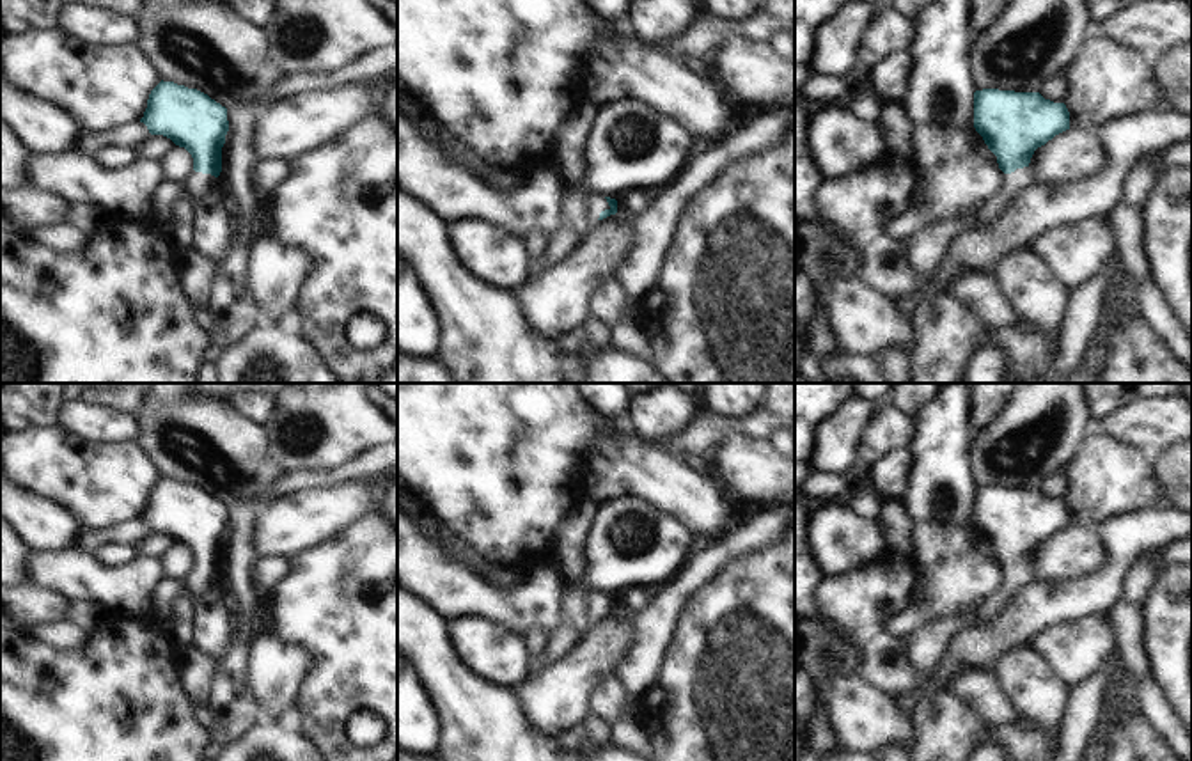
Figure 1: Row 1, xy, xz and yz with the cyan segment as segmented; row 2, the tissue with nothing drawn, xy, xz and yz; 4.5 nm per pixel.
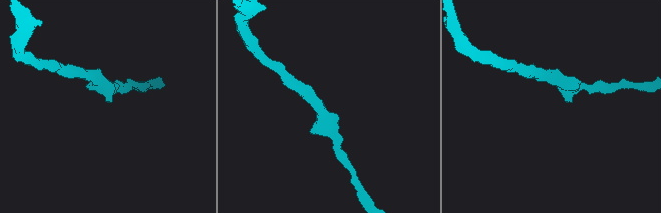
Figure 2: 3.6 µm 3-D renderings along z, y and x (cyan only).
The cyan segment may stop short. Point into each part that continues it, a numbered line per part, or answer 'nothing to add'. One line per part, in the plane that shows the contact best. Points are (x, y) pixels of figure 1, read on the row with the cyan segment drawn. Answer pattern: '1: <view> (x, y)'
1: xz (596, 204)

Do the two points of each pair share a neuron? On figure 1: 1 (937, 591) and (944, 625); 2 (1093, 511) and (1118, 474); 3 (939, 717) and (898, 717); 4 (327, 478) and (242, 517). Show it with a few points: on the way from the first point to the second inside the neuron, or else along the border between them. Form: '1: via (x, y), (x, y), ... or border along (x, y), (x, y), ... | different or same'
1: border along (971, 623), (965, 616), (942, 616), (905, 637) | different
2: via (1093, 502), (1109, 483) | same
3: border along (910, 710), (917, 742) | different
4: via (305, 479), (293, 481), (263, 499) | same

